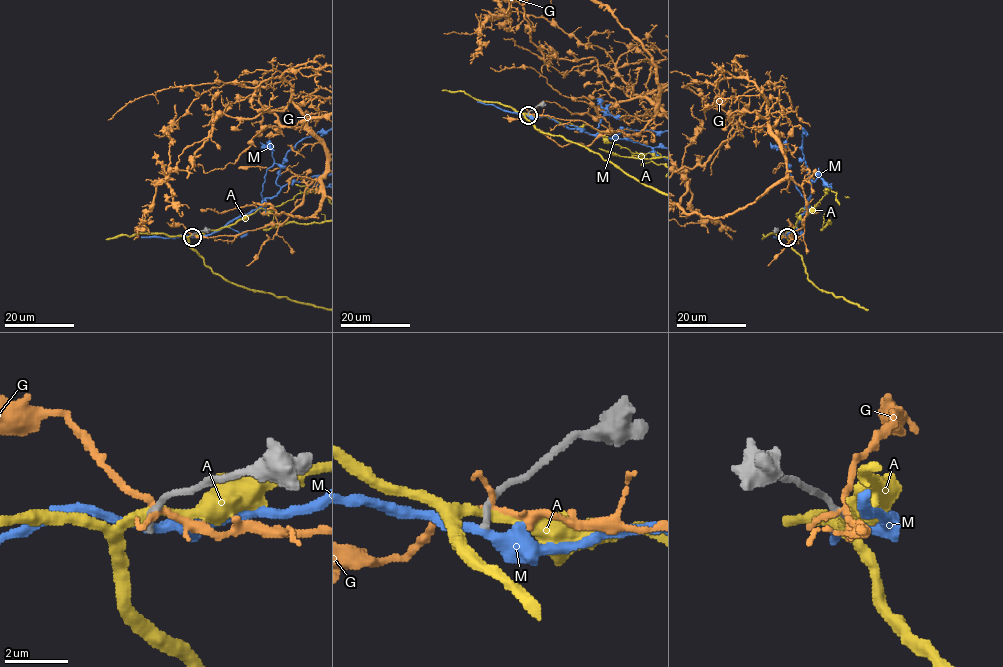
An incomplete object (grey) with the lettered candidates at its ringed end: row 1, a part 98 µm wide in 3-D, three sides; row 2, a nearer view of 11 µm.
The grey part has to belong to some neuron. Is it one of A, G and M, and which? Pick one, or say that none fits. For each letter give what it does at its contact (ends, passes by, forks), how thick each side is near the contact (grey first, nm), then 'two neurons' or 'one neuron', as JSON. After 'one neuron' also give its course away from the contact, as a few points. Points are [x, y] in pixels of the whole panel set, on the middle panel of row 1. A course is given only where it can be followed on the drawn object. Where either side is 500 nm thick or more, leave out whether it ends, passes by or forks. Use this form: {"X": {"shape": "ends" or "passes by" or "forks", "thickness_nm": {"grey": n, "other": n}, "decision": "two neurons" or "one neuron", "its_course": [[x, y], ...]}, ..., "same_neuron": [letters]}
{"A": {"shape": "passes by", "thickness_nm": {"grey": 260, "other": 300}, "decision": "two neurons"}, "G": {"shape": "forks", "thickness_nm": {"grey": 260, "other": 170}, "decision": "two neurons"}, "M": {"shape": "passes by", "thickness_nm": {"grey": 200, "other": 320}, "decision": "two neurons"}, "same_neuron": []}

